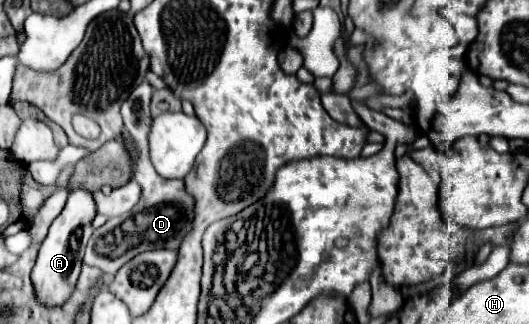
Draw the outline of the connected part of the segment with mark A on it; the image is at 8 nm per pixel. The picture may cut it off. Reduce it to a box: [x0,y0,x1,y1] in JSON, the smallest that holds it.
[32,185,96,305]

